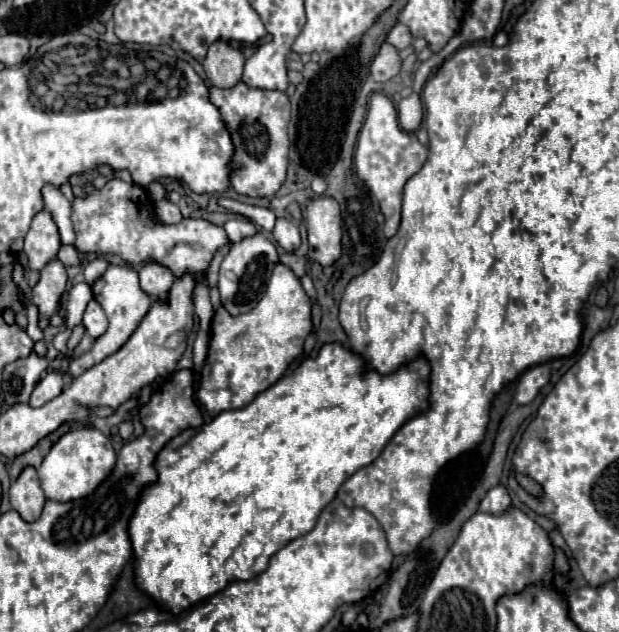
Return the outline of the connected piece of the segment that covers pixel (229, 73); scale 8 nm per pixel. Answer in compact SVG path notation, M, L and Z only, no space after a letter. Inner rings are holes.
M217 41L209 47L203 61L203 71L209 85L219 89L229 89L239 83L243 73L243 55L237 49L231 49L227 43Z

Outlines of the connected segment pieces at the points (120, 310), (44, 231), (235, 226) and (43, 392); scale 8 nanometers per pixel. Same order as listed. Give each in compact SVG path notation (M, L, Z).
M119 265L119 267L107 267L107 271L103 273L103 277L99 277L95 283L93 283L93 297L97 299L97 303L103 307L103 311L107 313L109 317L109 329L107 333L103 333L101 337L95 339L93 347L83 353L81 357L73 357L69 361L69 373L73 377L81 375L83 371L87 371L89 367L101 363L105 357L113 355L117 349L121 349L121 345L131 337L131 333L137 329L137 325L143 321L143 317L147 315L149 307L151 307L151 297L141 291L139 287L139 281L137 281L137 271L129 265Z
M41 211L33 217L31 229L25 237L25 247L23 253L27 255L27 267L33 271L41 271L51 259L57 257L61 243L59 243L59 233L57 227L51 219L49 213Z
M229 219L223 225L223 229L227 231L227 237L229 237L231 243L237 243L237 241L241 241L241 239L251 237L251 235L257 233L255 225L251 221L245 221L245 219Z
M52 371L47 373L39 383L37 383L37 387L35 387L35 391L31 393L31 399L29 399L29 405L33 405L33 407L41 407L41 405L45 405L47 401L51 401L51 399L55 399L61 391L63 391L64 380L59 372Z

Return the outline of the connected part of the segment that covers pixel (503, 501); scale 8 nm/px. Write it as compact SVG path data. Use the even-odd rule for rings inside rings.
M497 485L497 487L491 487L491 489L487 491L487 495L483 497L483 501L479 503L479 511L499 515L499 513L503 513L509 505L511 505L511 497L509 497L507 489L501 487L501 485Z

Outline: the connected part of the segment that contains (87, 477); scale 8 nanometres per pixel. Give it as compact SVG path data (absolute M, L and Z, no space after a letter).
M71 429L53 445L53 449L45 455L41 467L37 469L41 489L45 491L47 499L63 503L87 497L113 471L115 459L117 455L111 447L111 441L99 429Z

